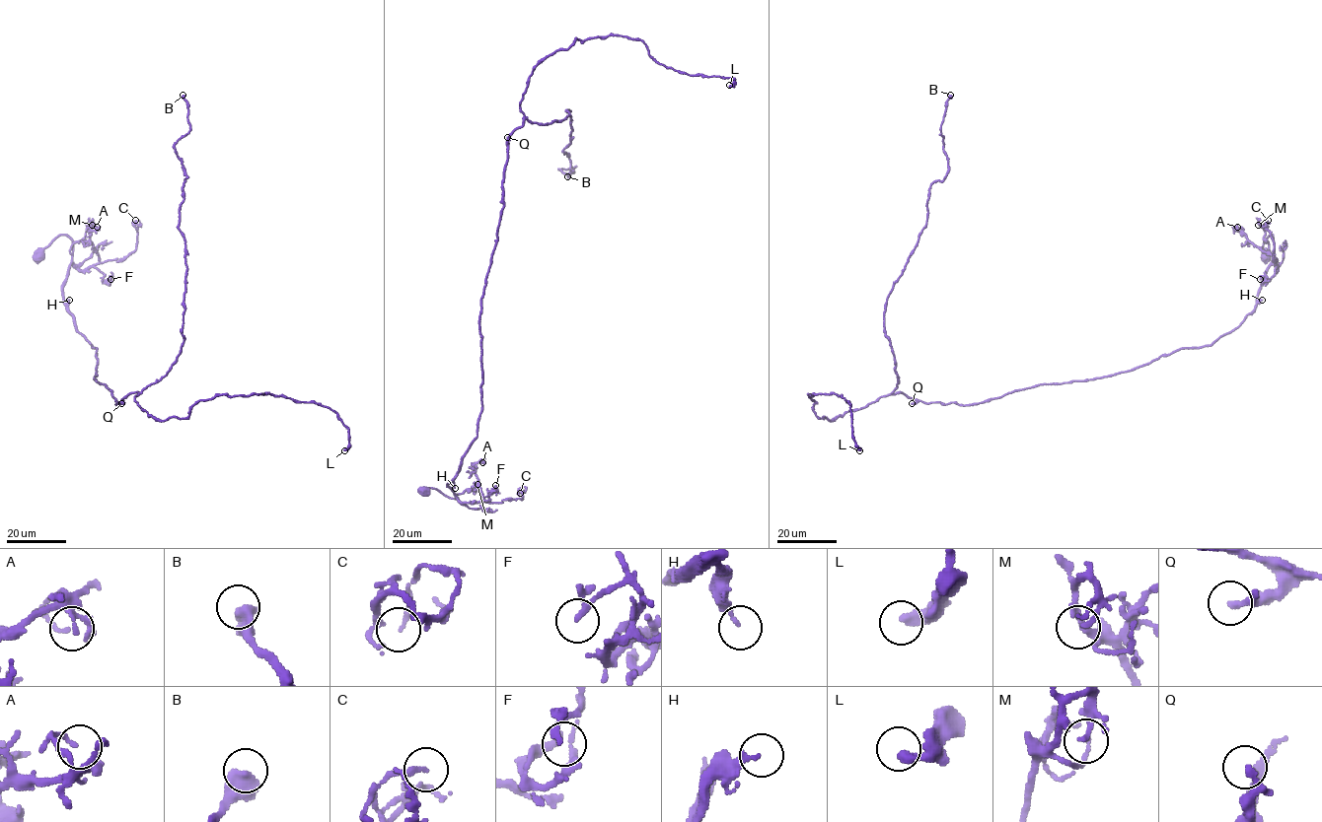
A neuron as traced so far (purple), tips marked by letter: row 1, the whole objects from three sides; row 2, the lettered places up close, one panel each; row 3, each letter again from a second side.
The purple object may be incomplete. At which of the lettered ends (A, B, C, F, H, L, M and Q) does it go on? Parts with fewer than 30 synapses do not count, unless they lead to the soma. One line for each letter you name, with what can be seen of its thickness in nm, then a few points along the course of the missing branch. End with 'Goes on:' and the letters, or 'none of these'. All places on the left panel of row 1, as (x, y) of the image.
Goes on: none of these

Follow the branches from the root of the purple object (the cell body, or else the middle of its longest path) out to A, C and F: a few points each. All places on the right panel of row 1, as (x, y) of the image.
A: (1265, 254), (1263, 242), (1273, 236), (1273, 262), (1277, 270), (1276, 259), (1233, 229), (1237, 227)
C: (1265, 254), (1263, 242), (1273, 236), (1273, 262), (1277, 270), (1274, 240), (1262, 224), (1268, 220)
F: (1265, 254), (1263, 242), (1273, 236), (1273, 262), (1277, 270), (1277, 266), (1269, 280), (1265, 275), (1260, 279)

